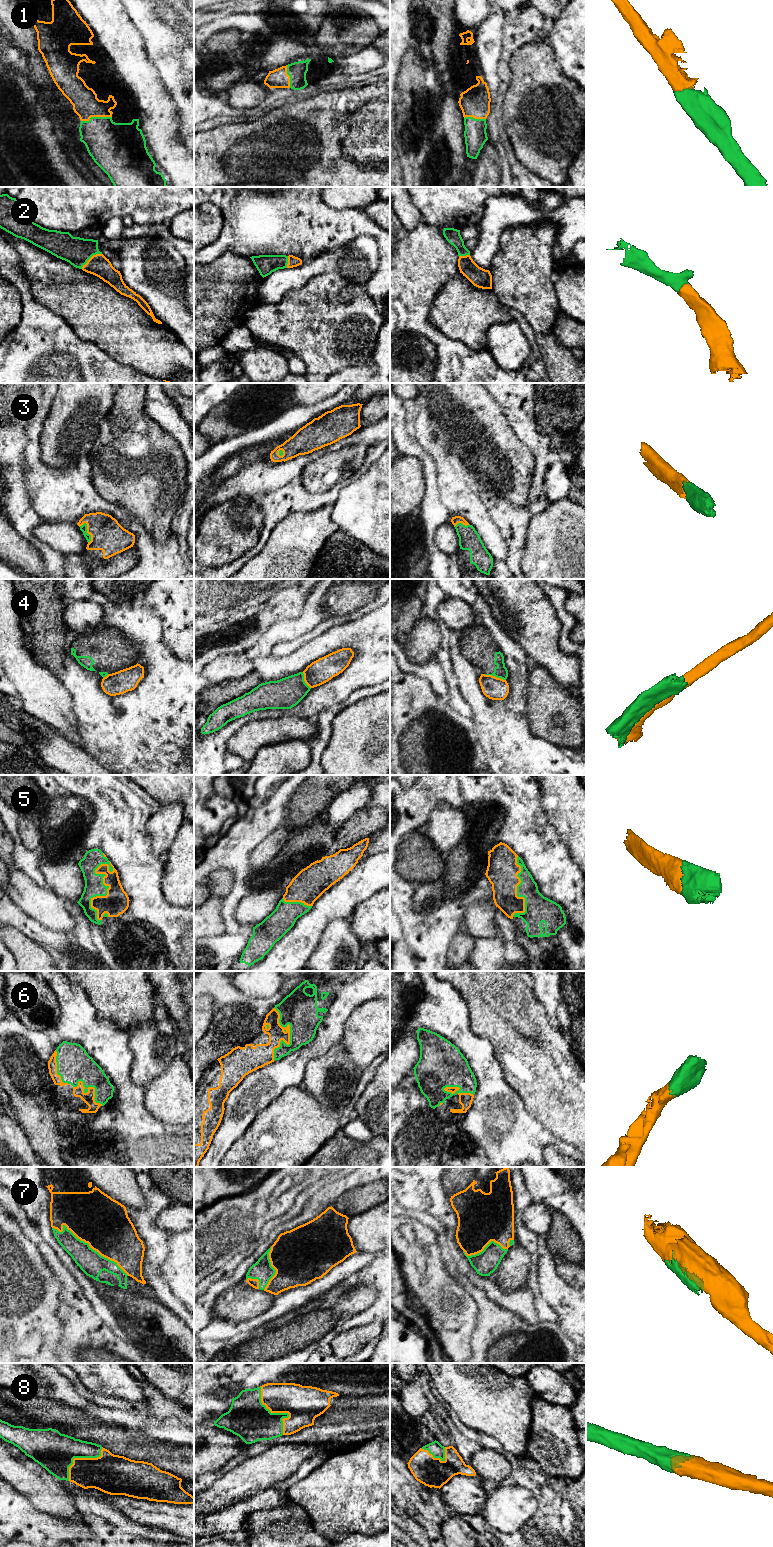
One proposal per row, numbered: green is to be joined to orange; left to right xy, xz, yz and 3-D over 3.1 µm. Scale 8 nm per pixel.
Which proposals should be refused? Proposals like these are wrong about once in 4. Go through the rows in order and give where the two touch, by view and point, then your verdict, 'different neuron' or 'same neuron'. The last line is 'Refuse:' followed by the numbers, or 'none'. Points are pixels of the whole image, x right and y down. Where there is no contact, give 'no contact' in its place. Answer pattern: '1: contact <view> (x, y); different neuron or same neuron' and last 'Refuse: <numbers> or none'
1: contact xy (96, 116); same neuron
2: contact xy (90, 258); same neuron
3: contact xy (87, 532); same neuron
4: contact yz (494, 676); different neuron
5: contact xy (107, 889); same neuron
6: contact xz (289, 1035); same neuron
7: contact xy (89, 1245); same neuron
8: contact xz (278, 1412); same neuron
Refuse: 4

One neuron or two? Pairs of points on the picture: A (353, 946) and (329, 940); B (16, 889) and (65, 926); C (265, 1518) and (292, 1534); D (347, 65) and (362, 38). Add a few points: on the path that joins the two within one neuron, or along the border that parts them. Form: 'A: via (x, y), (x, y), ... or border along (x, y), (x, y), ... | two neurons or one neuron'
A: via (347, 946), (339, 946), (335, 943) | one neuron
B: via (28, 895), (36, 902), (44, 905), (53, 914) | one neuron
C: via (272, 1525), (279, 1532), (285, 1532) | one neuron
D: border along (371, 44), (347, 55), (337, 57), (334, 60) | two neurons

